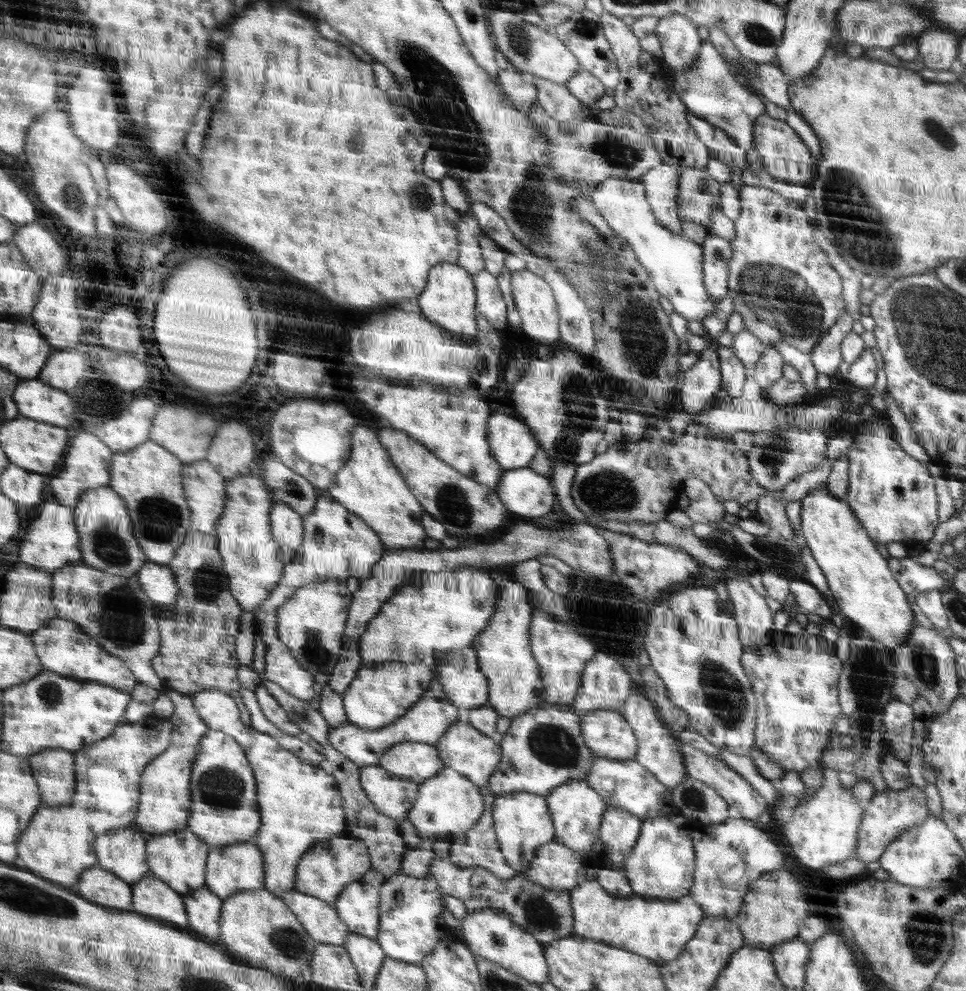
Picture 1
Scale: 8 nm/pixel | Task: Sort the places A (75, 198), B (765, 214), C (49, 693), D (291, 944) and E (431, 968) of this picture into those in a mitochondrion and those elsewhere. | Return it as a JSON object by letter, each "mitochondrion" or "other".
{"A":"mitochondrion","B":"other","C":"mitochondrion","D":"mitochondrion","E":"other"}

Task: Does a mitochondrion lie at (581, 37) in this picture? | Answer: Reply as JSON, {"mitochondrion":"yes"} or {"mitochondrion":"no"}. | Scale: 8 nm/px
{"mitochondrion":"no"}

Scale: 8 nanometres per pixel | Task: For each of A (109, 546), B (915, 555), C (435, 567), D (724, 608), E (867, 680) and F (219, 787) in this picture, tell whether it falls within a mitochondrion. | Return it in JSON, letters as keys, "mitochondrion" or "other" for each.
{"A":"mitochondrion","B":"other","C":"other","D":"other","E":"mitochondrion","F":"mitochondrion"}

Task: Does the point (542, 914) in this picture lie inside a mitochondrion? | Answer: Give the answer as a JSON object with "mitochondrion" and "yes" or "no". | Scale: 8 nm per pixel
{"mitochondrion":"yes"}

